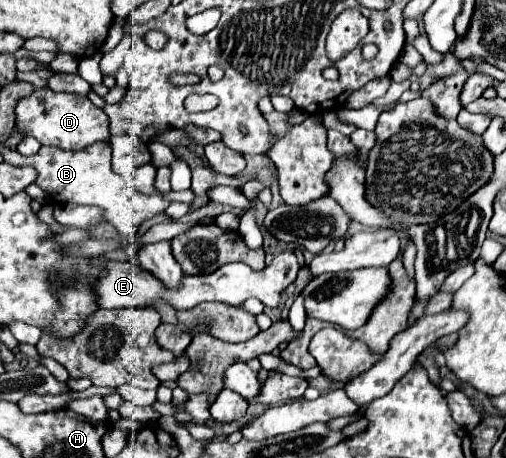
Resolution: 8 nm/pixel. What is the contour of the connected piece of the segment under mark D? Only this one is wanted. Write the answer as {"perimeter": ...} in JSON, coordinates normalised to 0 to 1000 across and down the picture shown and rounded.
{"perimeter":[[[95,190],[71,194],[59,212],[43,212],[32,225],[32,286],[63,295],[79,317],[103,317],[123,330],[162,325],[186,308],[206,308],[217,299],[217,260],[194,238],[174,212],[150,203],[111,203]]]}

